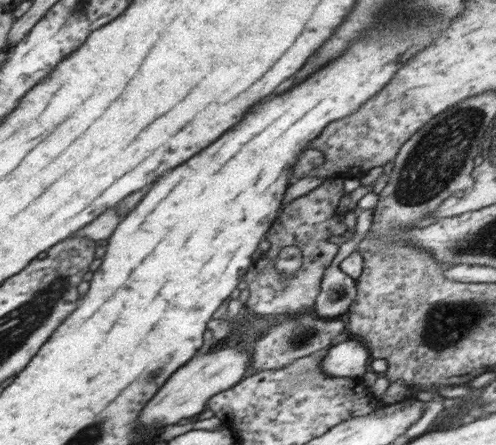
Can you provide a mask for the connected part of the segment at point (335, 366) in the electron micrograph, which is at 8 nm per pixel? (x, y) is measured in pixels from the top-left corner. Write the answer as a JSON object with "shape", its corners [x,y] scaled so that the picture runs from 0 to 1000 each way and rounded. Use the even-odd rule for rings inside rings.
{"shape":[[[712,762],[661,780],[645,809],[645,834],[663,845],[696,845],[728,849],[740,822],[740,787],[724,778]]]}

